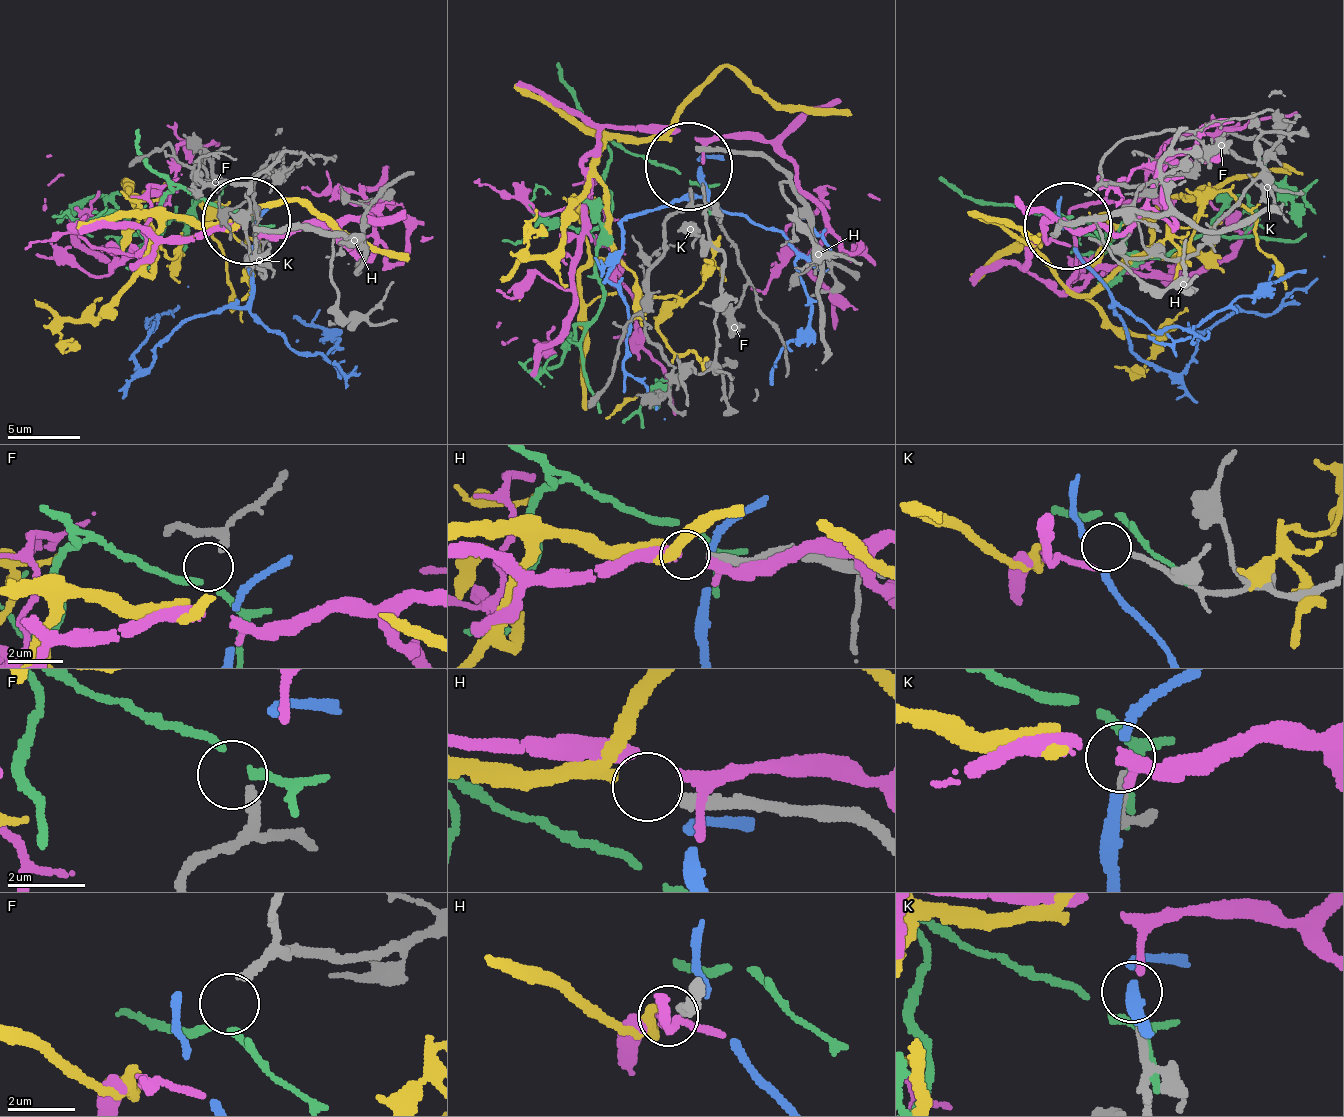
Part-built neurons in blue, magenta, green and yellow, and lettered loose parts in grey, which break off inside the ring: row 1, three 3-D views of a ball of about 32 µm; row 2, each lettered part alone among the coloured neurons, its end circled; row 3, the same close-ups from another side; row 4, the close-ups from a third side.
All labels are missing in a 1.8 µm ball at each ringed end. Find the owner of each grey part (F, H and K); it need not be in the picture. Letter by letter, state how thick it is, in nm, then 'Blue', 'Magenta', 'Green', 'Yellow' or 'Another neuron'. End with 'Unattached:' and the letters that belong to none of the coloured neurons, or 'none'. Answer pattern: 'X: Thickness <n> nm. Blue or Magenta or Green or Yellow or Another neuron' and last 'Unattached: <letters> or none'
F: Thickness 280 nm. Another neuron
H: Thickness 340 nm. Yellow
K: Thickness 220 nm. Magenta
Unattached: F

